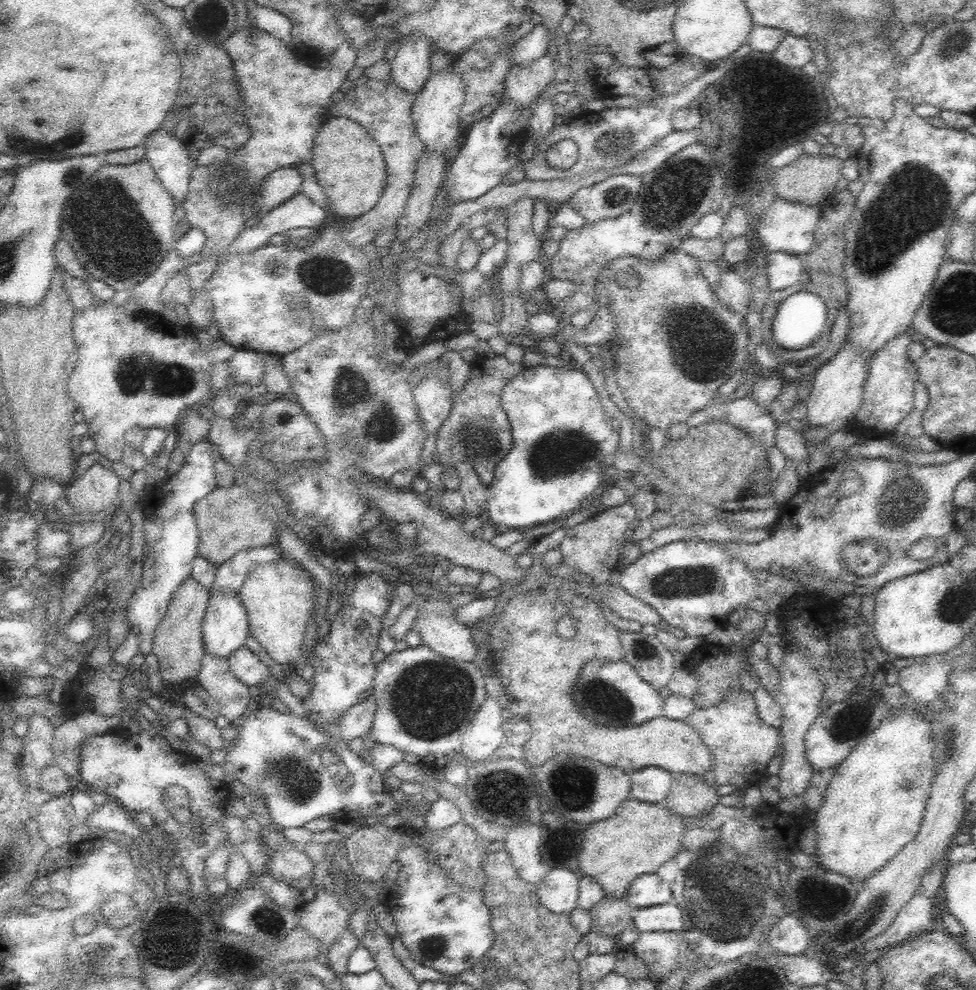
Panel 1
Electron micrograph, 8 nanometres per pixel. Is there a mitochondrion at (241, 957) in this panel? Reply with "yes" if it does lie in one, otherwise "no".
yes

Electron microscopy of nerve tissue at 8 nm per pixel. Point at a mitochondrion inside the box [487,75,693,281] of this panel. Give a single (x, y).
(618, 145)

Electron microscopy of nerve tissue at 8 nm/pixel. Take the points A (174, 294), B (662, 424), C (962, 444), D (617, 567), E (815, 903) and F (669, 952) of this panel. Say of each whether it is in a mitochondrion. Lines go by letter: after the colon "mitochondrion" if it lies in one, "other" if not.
A: other
B: other
C: other
D: other
E: mitochondrion
F: other

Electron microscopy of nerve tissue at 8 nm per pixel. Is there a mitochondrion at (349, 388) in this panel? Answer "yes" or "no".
yes

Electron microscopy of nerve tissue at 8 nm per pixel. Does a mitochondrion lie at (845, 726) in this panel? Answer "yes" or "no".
yes

